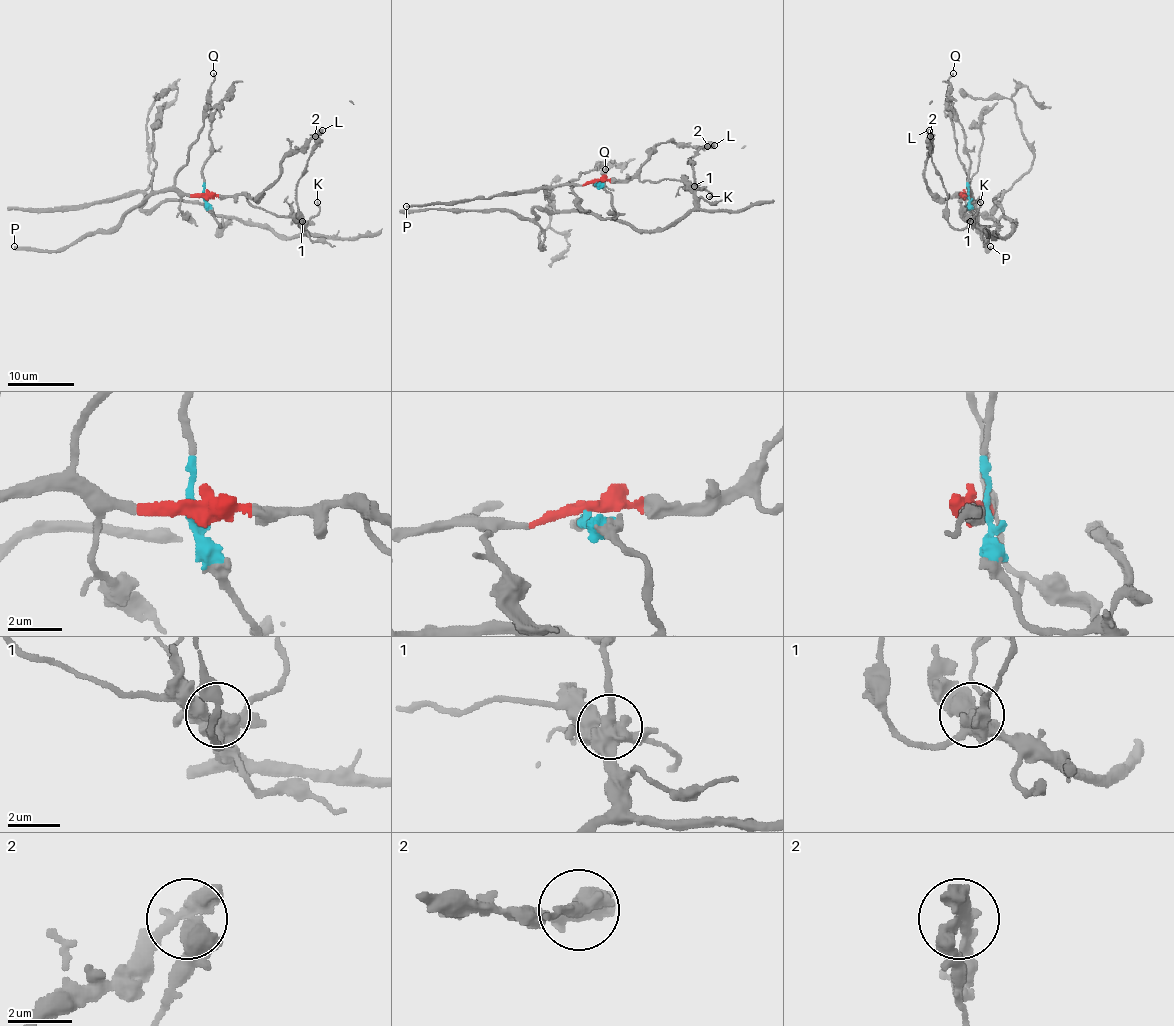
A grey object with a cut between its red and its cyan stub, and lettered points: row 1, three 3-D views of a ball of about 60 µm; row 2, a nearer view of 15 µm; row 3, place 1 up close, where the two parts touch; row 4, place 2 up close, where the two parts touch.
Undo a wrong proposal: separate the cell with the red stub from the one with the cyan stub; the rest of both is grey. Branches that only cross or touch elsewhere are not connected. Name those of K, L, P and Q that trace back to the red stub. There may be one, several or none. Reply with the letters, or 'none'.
K, L, P

